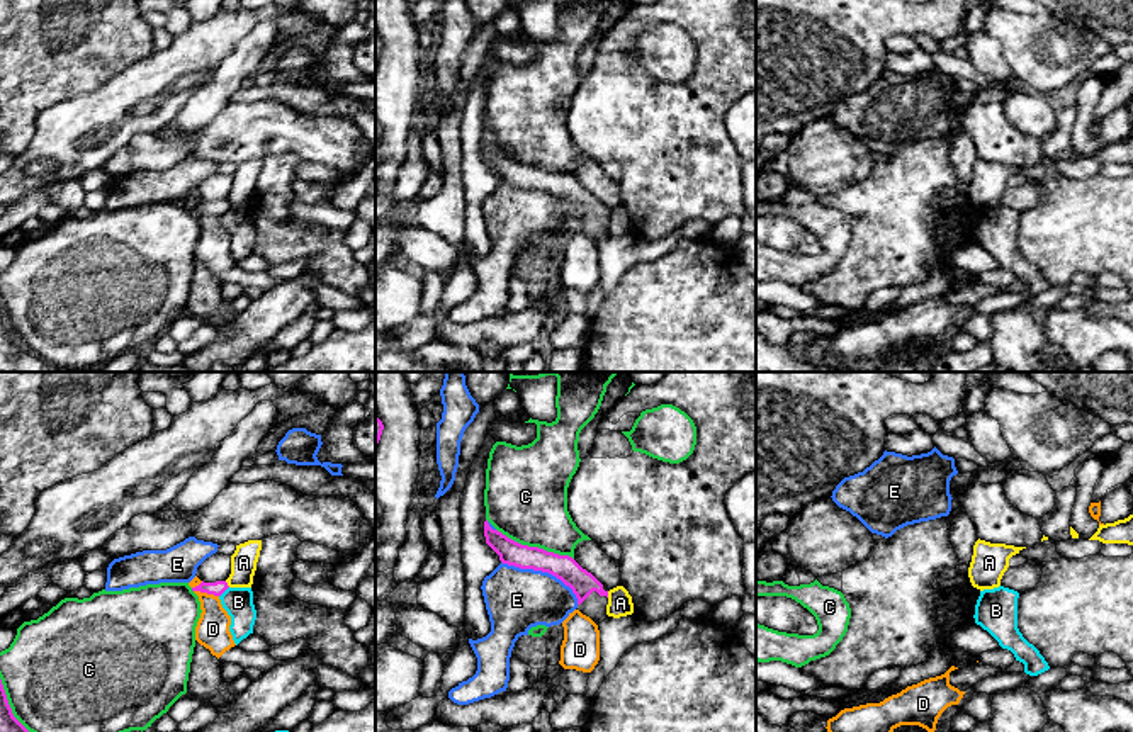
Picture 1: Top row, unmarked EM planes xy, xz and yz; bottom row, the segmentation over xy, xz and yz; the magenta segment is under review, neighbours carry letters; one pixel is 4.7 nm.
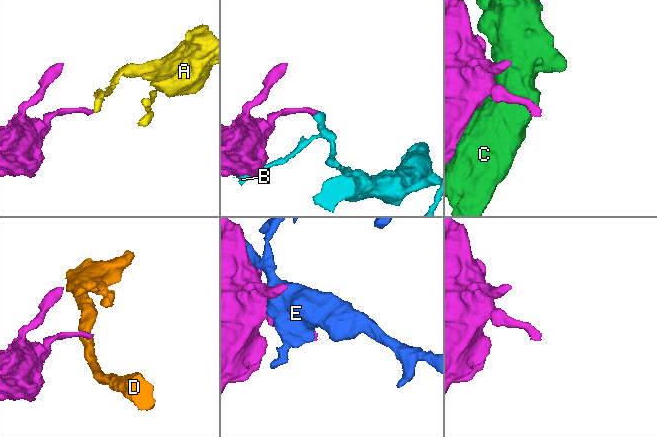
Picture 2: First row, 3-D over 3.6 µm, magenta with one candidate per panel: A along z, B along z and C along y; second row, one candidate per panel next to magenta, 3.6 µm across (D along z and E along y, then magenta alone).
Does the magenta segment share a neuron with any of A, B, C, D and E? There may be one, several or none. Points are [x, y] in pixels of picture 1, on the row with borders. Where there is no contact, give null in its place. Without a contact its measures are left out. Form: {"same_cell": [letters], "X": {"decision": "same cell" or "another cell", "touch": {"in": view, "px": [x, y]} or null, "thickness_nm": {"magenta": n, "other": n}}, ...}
{"same_cell": [], "A": {"decision": "another cell", "touch": {"in": "xy", "px": [226, 585]}, "thickness_nm": {"magenta": 70, "other": 130}}, "B": {"decision": "another cell", "touch": {"in": "xy", "px": [225, 590]}, "thickness_nm": {"magenta": 70, "other": 140}}, "C": {"decision": "another cell", "touch": {"in": "xz", "px": [535, 547]}, "thickness_nm": {"magenta": 120, "other": 400}}, "D": {"decision": "another cell", "touch": {"in": "xy", "px": [206, 591]}, "thickness_nm": {"magenta": 70, "other": 160}}, "E": {"decision": "another cell", "touch": {"in": "xz", "px": [544, 571]}, "thickness_nm": {"magenta": 120, "other": 300}}}

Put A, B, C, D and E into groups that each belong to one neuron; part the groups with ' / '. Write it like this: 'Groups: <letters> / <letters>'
Groups: A / B / C / D / E

